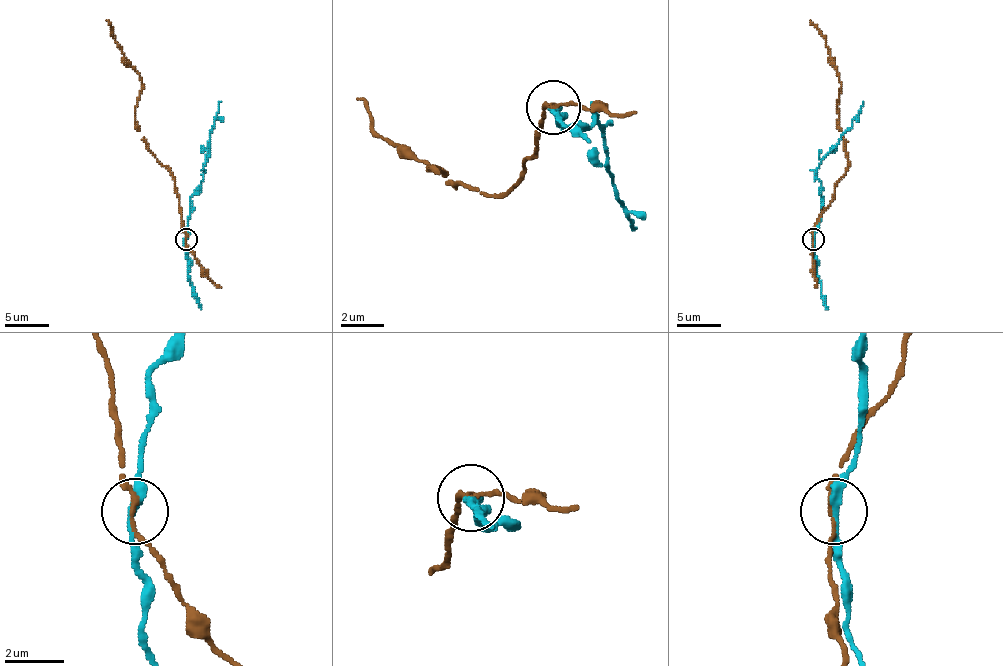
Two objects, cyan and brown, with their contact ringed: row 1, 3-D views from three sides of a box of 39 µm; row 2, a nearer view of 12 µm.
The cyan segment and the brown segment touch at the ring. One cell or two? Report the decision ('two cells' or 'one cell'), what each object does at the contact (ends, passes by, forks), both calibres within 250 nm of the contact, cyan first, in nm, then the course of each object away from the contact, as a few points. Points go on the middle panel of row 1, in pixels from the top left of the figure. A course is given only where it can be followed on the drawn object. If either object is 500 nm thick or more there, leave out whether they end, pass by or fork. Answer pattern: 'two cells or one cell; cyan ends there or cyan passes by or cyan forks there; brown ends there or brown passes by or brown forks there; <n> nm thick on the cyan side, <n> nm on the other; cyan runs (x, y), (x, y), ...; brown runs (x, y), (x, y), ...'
two cells; cyan passes by; brown passes by; 280 nm thick on the cyan side, 120 nm on the other; cyan runs (552, 105), (562, 127), (589, 127), (595, 116), (622, 202), (638, 229); brown runs (552, 105), (525, 175), (503, 191), (428, 170), (444, 175), (379, 138), (358, 100)

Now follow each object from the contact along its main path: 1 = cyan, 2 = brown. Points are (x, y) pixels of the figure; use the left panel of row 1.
1: (185, 238), (190, 197), (201, 183), (221, 102)
2: (185, 238), (174, 177), (148, 148), (135, 119), (141, 88), (139, 73), (106, 20)

